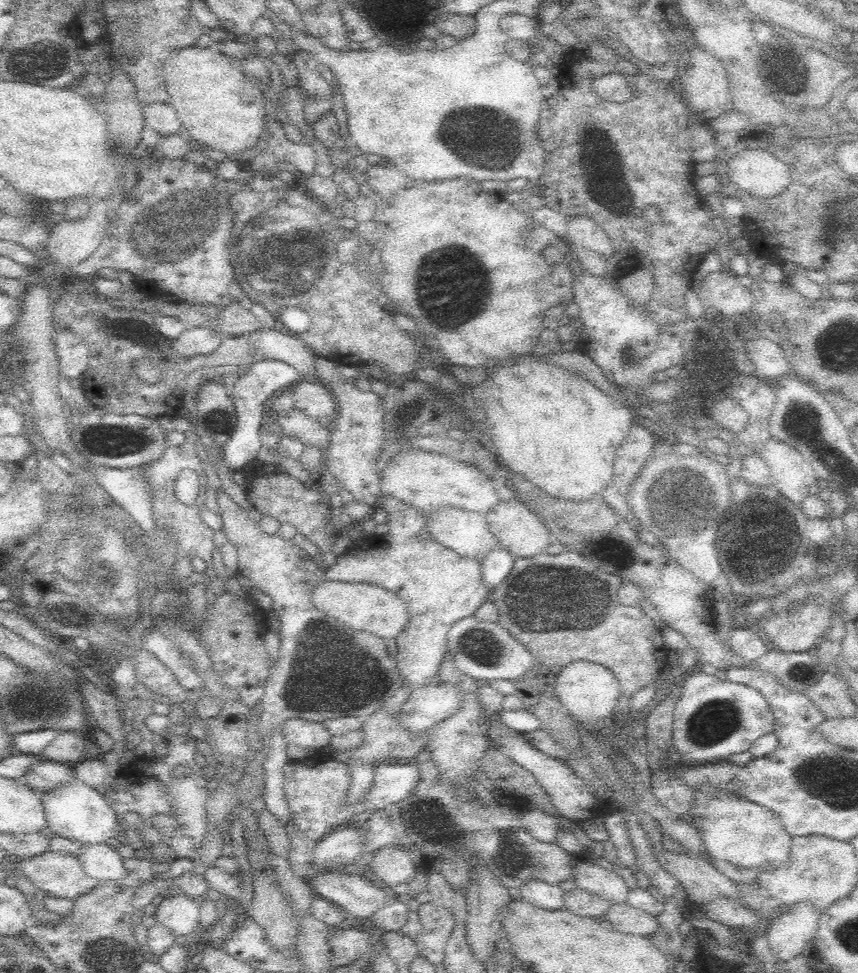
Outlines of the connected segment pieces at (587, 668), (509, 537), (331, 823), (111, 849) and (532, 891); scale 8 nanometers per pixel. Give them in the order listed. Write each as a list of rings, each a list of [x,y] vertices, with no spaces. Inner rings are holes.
[[[576,660],[555,675],[552,694],[565,705],[568,716],[573,716],[577,730],[591,734],[596,728],[610,722],[616,702],[620,698],[620,685],[612,672],[608,672],[608,668],[592,664],[588,660]]]
[[[502,500],[488,514],[490,532],[515,557],[529,557],[546,550],[554,542],[551,532],[526,504]]]
[[[306,760],[288,762],[284,765],[286,799],[291,811],[289,822],[294,823],[306,837],[320,842],[333,829],[350,824],[350,820],[360,809],[348,803],[348,788],[352,773],[348,763],[340,760]]]
[[[111,842],[83,844],[78,851],[78,860],[89,877],[98,880],[118,880],[128,874],[123,858],[117,851],[117,846]]]
[[[531,878],[520,886],[522,900],[544,910],[556,910],[563,906],[563,894],[559,884],[550,884],[544,880]]]

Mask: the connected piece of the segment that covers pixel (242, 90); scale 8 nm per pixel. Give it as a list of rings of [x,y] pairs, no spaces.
[[[192,45],[176,49],[170,54],[168,60],[164,61],[163,75],[169,93],[168,103],[175,108],[187,138],[196,140],[206,151],[221,151],[228,156],[237,157],[243,150],[252,148],[256,144],[269,115],[264,109],[266,88],[252,78],[244,76],[244,73],[230,62],[232,59],[220,52],[212,52],[208,47]]]

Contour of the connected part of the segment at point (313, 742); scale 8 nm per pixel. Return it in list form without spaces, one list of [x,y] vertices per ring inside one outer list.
[[[300,717],[287,719],[282,726],[289,746],[296,745],[313,752],[329,745],[332,737],[323,726],[323,722],[316,723],[312,720],[303,720]]]

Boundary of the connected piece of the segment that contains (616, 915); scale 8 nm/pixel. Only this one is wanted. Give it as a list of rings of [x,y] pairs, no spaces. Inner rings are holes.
[[[626,902],[611,903],[603,916],[617,931],[632,935],[650,935],[659,927],[657,917],[628,905]]]

